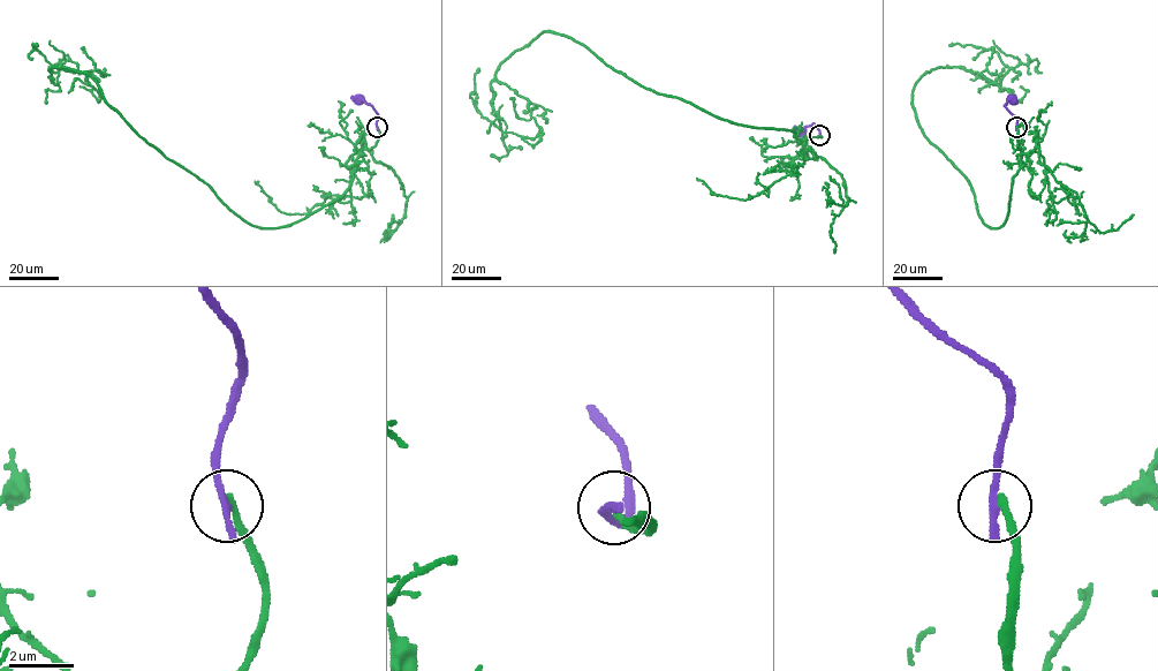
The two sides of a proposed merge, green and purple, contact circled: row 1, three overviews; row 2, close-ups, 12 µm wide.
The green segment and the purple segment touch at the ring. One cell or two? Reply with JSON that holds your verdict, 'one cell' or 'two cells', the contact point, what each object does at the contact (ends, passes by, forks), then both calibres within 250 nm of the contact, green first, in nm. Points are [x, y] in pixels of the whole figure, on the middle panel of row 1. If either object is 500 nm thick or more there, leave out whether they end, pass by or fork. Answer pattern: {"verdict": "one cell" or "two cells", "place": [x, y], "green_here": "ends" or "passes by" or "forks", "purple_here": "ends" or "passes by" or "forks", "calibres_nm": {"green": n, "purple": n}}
{"verdict": "two cells", "place": [819, 135], "green_here": "ends", "purple_here": "ends", "calibres_nm": {"green": 240, "purple": 300}}

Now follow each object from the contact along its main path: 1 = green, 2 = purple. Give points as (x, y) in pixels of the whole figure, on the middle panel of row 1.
1: (819, 136), (718, 118), (551, 31), (500, 63), (490, 84), (499, 128), (477, 110), (479, 68)
2: (819, 135), (812, 123), (801, 132)

